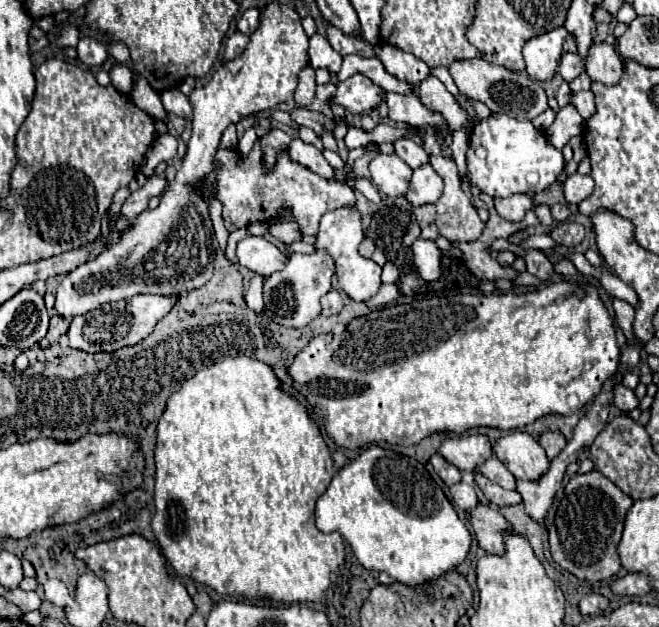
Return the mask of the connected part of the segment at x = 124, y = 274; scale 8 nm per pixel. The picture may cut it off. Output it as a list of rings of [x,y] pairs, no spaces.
[[[271,2],[261,10],[259,22],[259,28],[249,36],[243,56],[225,62],[205,86],[195,88],[189,94],[195,108],[193,134],[183,166],[163,192],[161,204],[155,210],[145,210],[109,252],[71,270],[59,284],[55,308],[63,318],[73,318],[99,308],[105,302],[125,300],[135,294],[181,296],[201,288],[211,278],[215,262],[213,224],[201,192],[207,174],[215,168],[213,156],[219,148],[221,134],[231,122],[239,124],[251,114],[275,110],[289,102],[301,70],[309,66],[309,38],[295,8]]]

